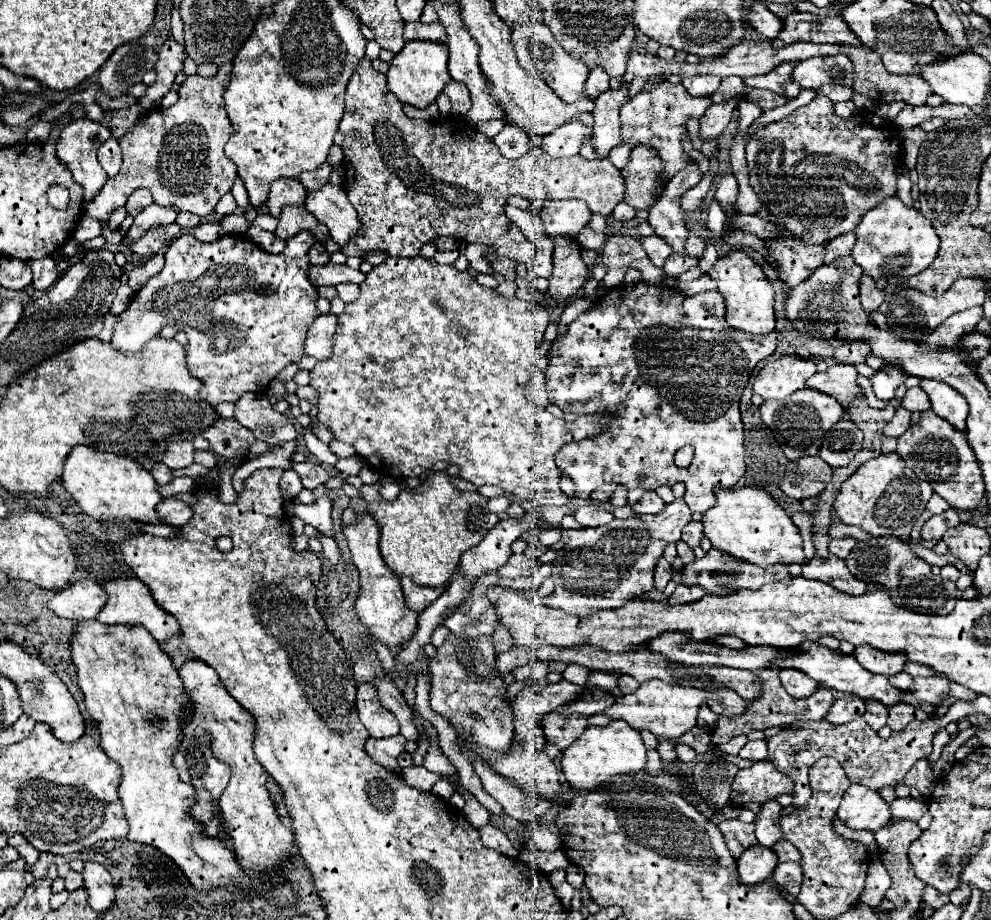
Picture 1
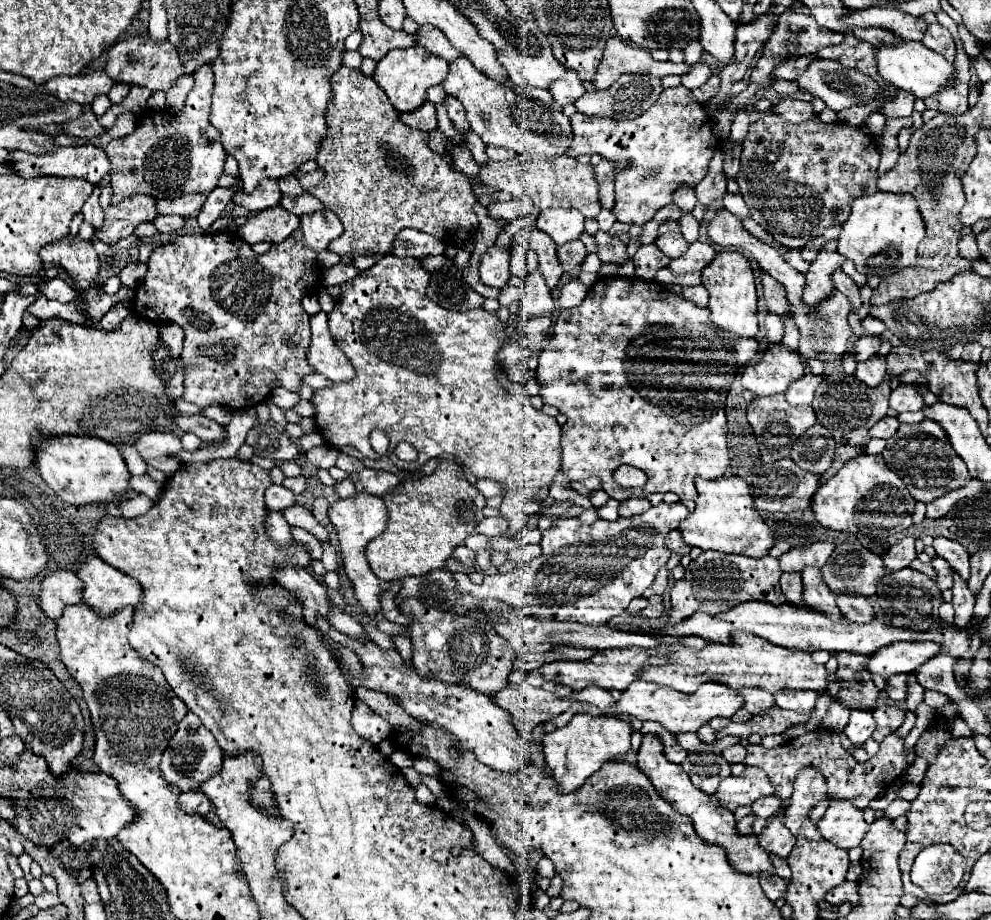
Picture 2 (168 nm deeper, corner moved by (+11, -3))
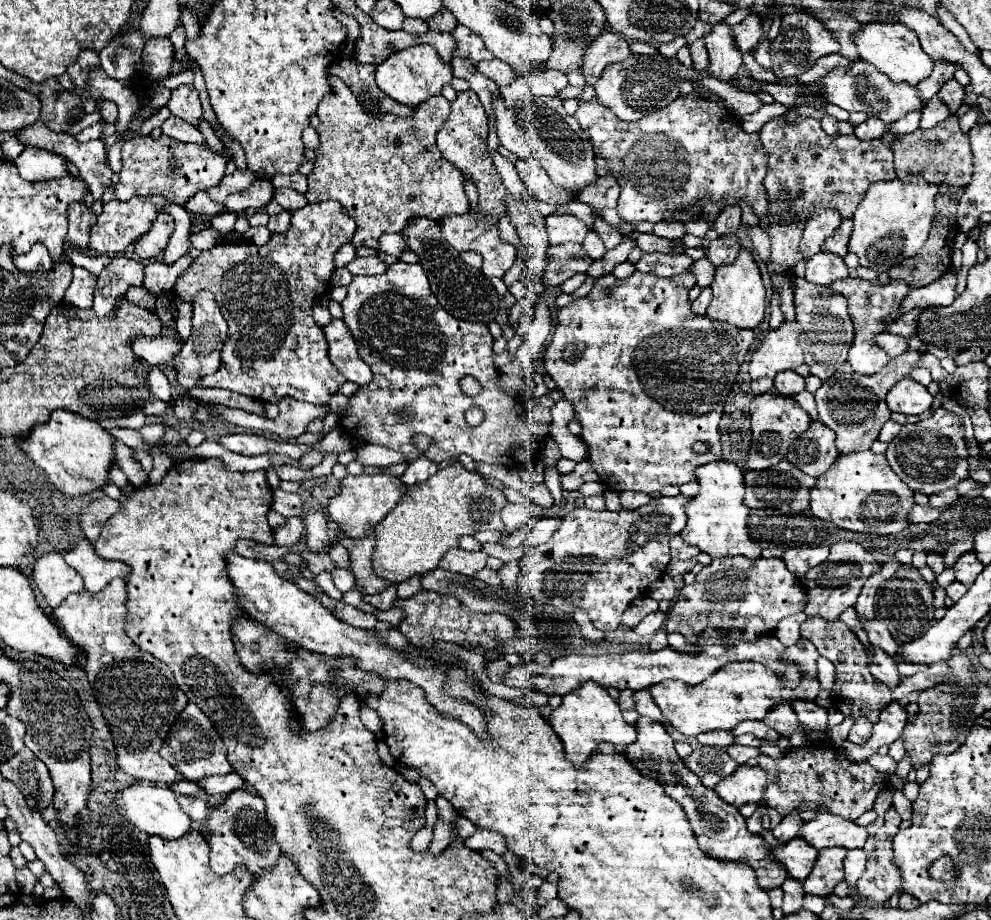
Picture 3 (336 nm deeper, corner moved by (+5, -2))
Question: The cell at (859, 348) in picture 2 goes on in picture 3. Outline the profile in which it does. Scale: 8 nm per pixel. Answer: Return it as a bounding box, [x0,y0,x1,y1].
[876,332,908,358]

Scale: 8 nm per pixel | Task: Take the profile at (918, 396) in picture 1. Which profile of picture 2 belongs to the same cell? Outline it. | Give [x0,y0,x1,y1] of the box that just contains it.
[890,385,924,411]

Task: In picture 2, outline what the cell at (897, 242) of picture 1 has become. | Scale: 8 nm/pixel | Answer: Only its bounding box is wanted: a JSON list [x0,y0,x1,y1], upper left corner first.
[838,191,926,277]

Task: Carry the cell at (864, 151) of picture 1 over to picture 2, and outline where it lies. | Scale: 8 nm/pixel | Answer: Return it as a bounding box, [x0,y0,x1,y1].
[736,115,878,249]

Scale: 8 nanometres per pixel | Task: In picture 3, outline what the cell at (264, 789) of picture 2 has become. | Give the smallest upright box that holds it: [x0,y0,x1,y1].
[198,772,242,794]

